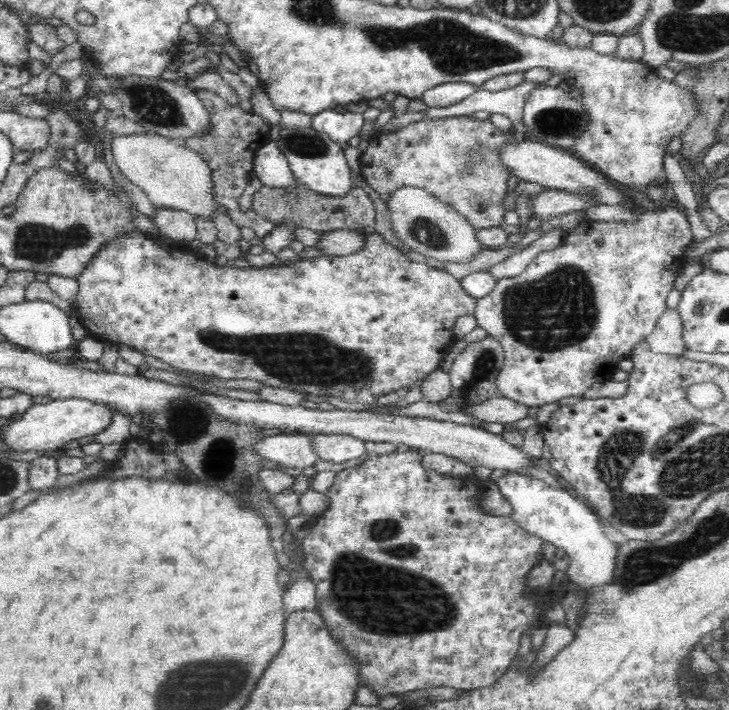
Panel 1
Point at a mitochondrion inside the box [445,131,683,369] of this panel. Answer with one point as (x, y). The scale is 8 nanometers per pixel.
(557, 309)

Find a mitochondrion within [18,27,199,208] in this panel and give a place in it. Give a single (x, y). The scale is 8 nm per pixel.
(150, 103)

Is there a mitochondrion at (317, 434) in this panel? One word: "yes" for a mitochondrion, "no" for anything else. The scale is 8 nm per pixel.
no

